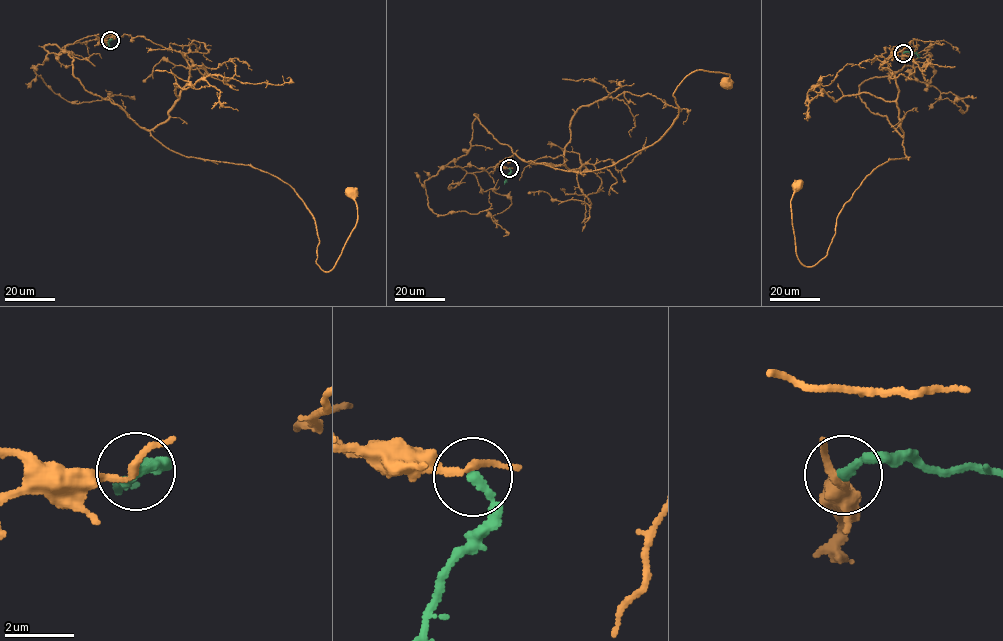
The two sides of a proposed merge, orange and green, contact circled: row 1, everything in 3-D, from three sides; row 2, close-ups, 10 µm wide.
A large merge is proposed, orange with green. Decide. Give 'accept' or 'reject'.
reject

